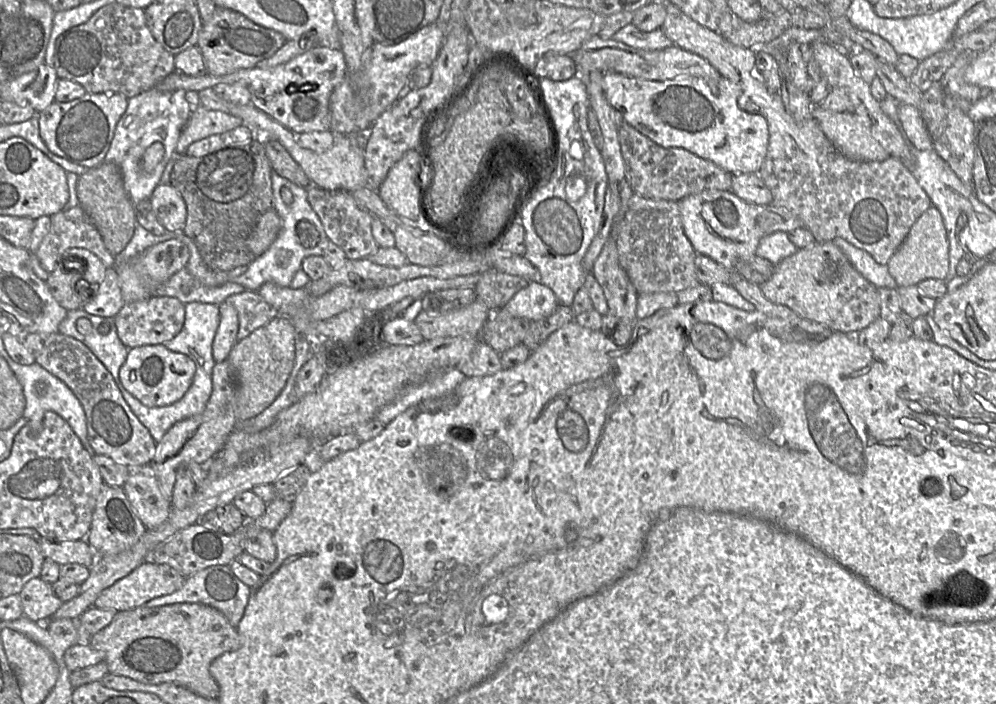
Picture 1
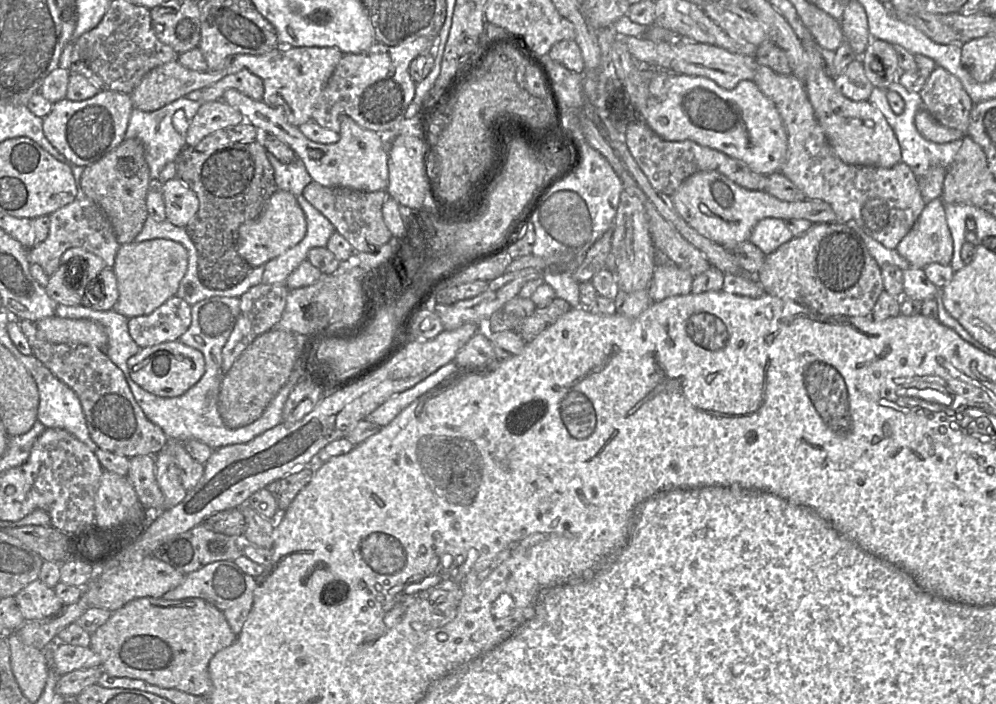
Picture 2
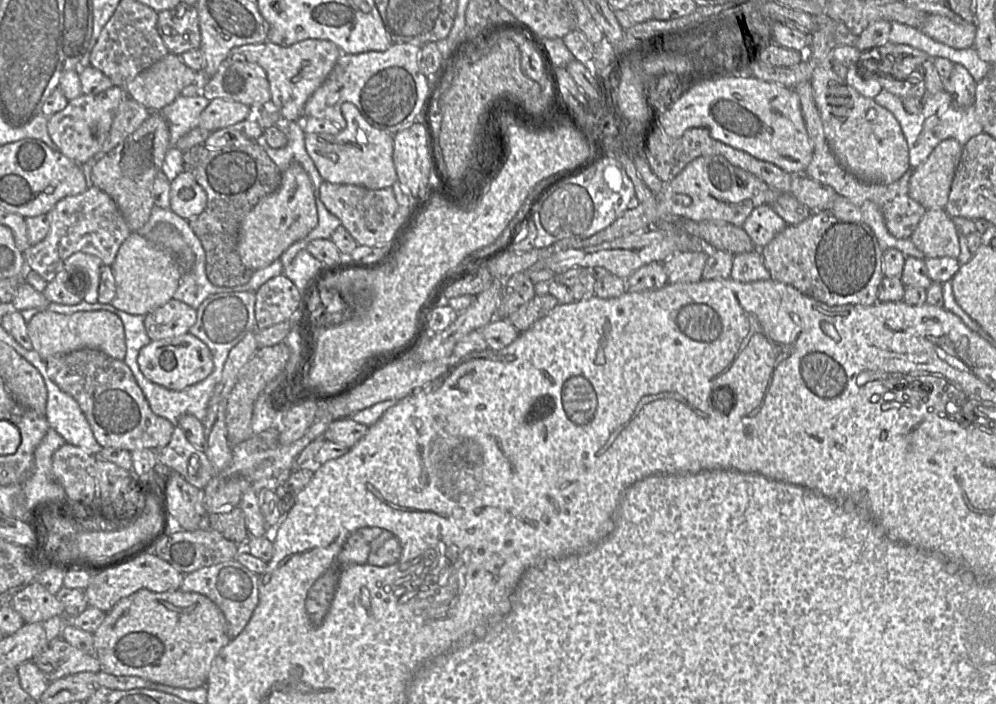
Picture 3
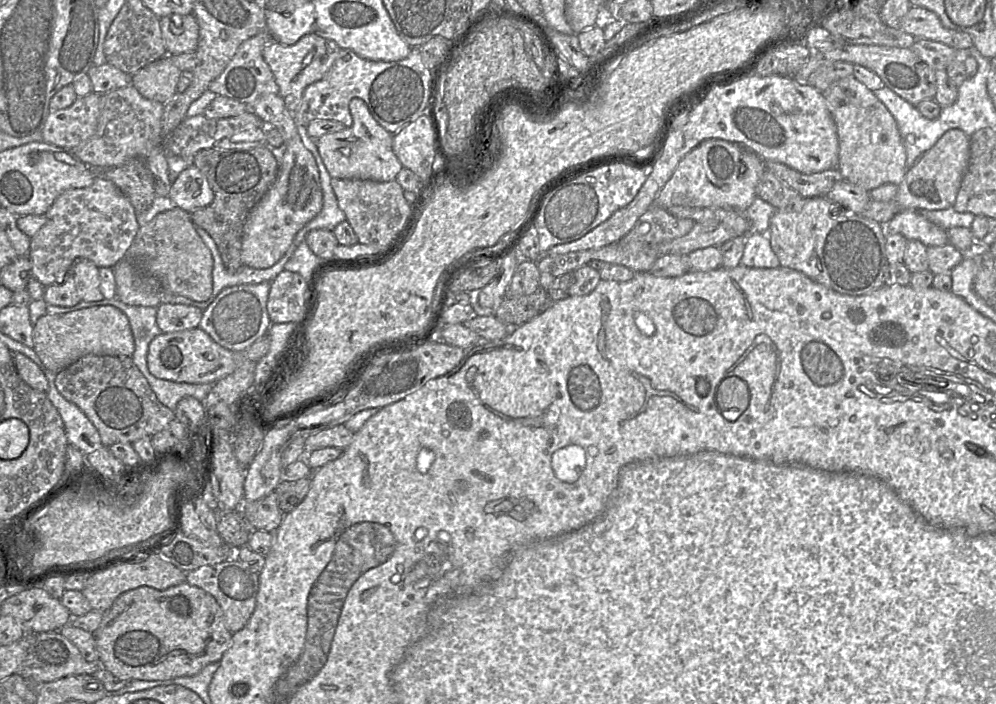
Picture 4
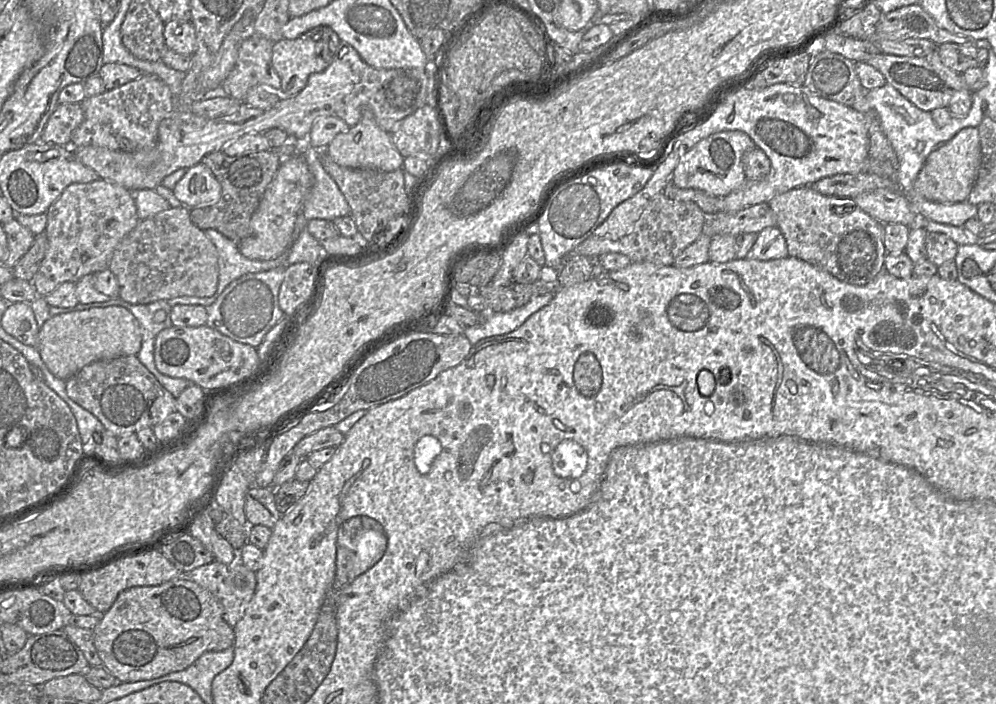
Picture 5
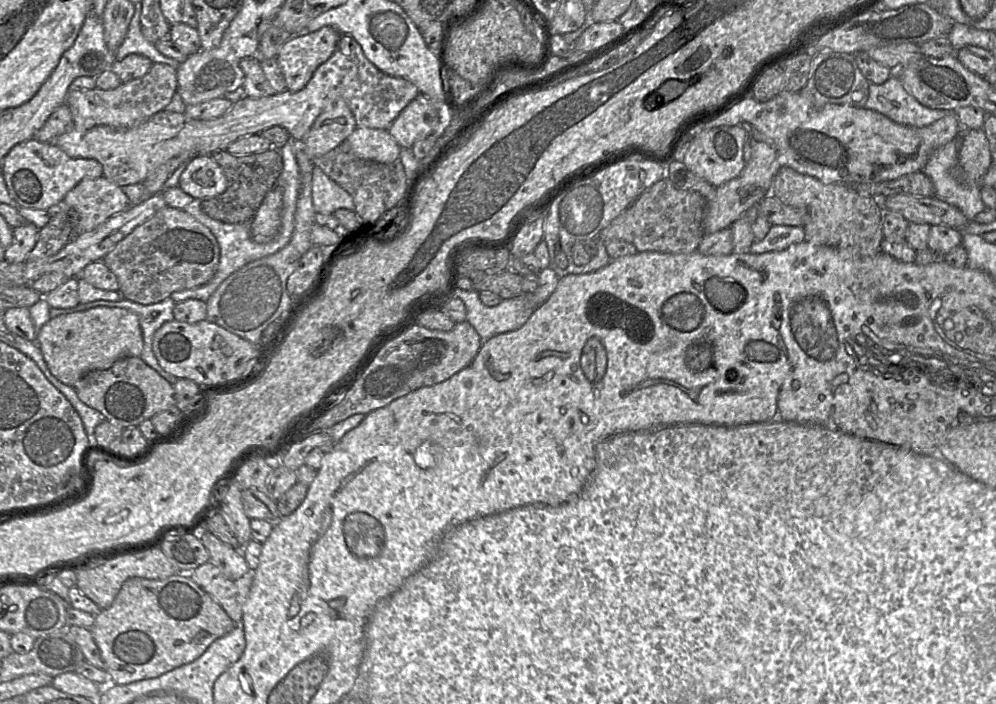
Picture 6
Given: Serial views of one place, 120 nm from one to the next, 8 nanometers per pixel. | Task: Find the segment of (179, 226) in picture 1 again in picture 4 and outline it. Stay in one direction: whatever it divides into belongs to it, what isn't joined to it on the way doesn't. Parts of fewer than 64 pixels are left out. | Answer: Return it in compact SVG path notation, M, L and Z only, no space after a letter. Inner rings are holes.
M190 164L172 184L168 197L178 208L191 214L210 205L214 193L205 175Z

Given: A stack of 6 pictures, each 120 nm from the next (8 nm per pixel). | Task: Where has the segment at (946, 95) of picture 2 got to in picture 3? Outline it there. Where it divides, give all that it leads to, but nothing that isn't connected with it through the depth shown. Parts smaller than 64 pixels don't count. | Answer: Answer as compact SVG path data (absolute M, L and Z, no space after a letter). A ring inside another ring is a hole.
M954 64L948 77L944 77L944 91L952 96L954 105L966 109L973 105L977 82L961 64Z

